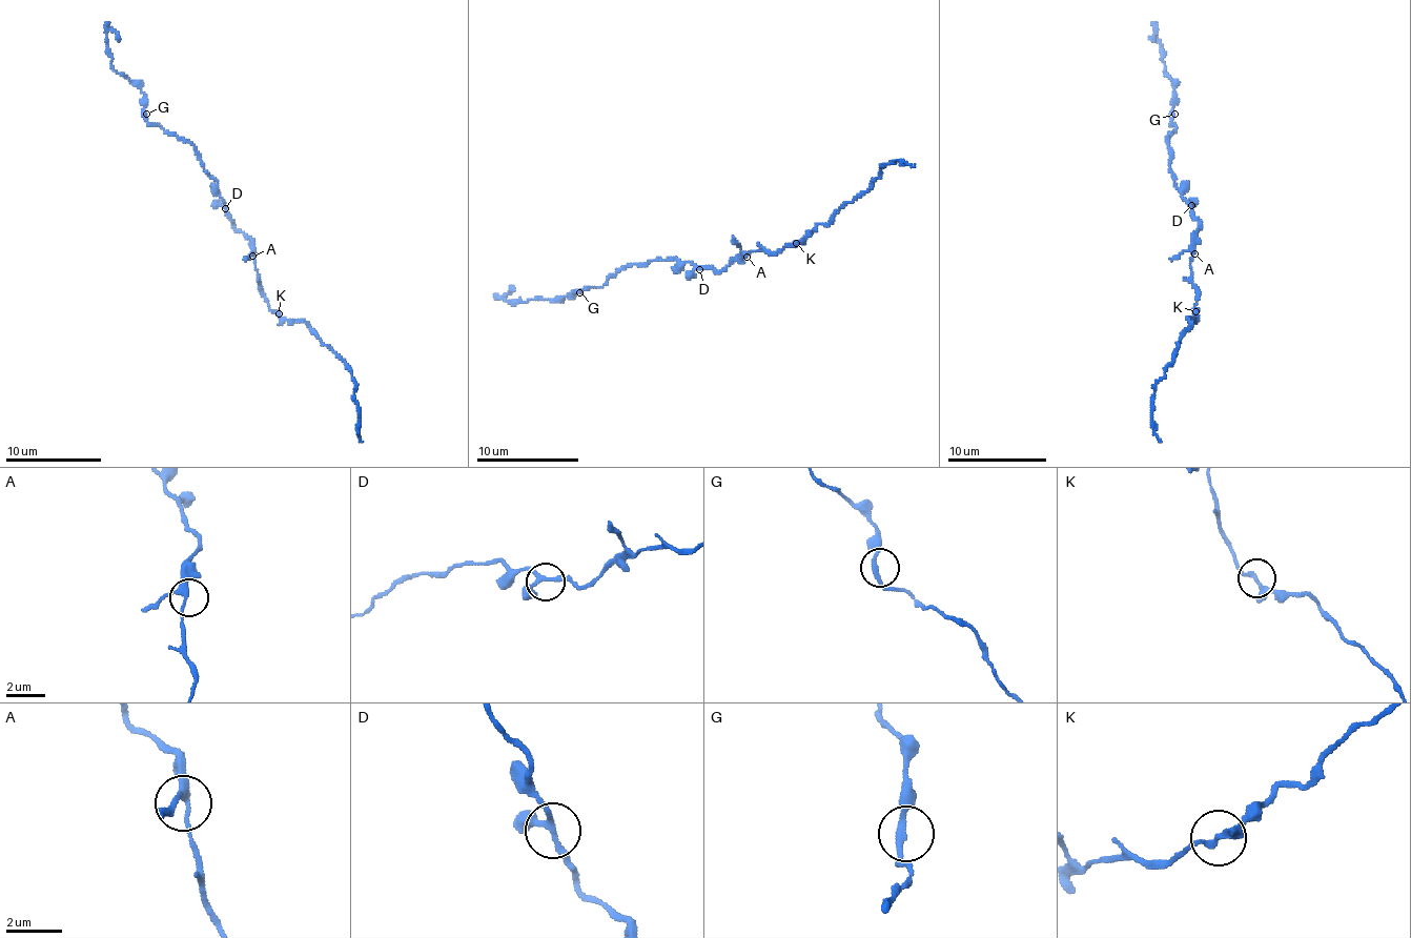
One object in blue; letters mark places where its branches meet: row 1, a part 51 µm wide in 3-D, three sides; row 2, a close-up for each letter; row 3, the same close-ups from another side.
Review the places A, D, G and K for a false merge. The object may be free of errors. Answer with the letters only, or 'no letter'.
no letter

